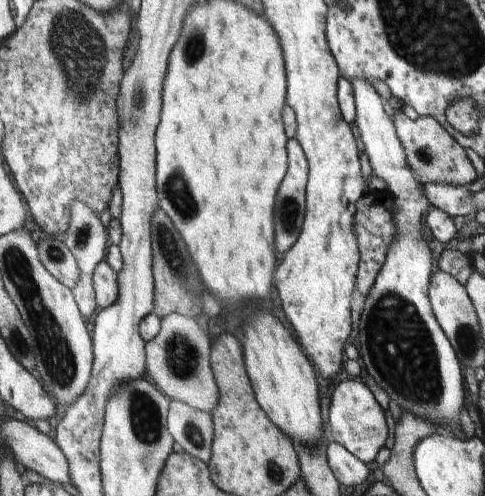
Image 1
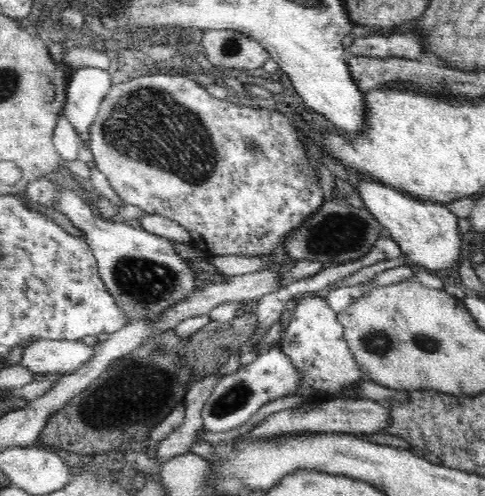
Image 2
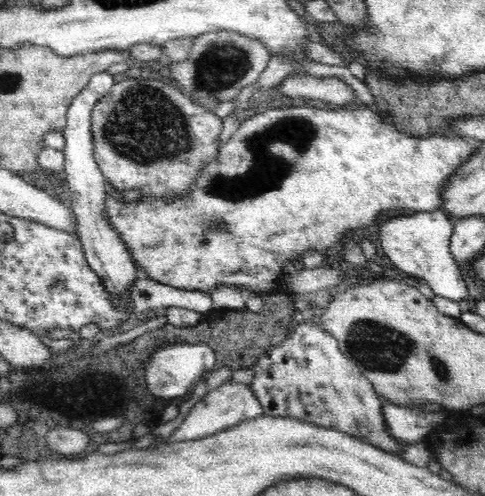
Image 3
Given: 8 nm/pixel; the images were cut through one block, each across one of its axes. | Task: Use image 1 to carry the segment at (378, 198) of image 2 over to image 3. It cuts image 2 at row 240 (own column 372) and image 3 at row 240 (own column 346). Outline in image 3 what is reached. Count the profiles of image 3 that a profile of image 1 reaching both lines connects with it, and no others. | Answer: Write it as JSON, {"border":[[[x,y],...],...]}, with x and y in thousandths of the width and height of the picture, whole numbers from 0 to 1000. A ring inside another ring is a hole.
{"border":[[[895,423],[895,427],[862,427],[858,435],[796,435],[784,452],[784,492],[792,512],[808,524],[812,540],[825,540],[829,548],[841,548],[845,556],[866,560],[878,569],[903,597],[928,601],[936,609],[948,609],[953,617],[965,613],[965,577],[948,552],[944,532],[936,528],[936,512],[928,504],[932,496],[932,464],[940,444],[932,444],[920,427]]]}

